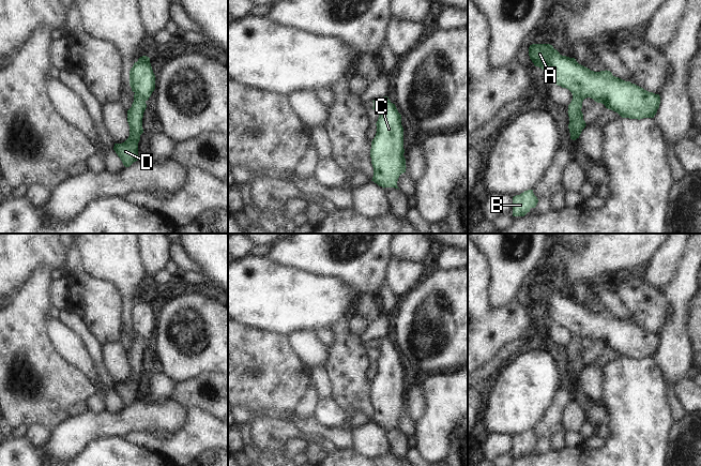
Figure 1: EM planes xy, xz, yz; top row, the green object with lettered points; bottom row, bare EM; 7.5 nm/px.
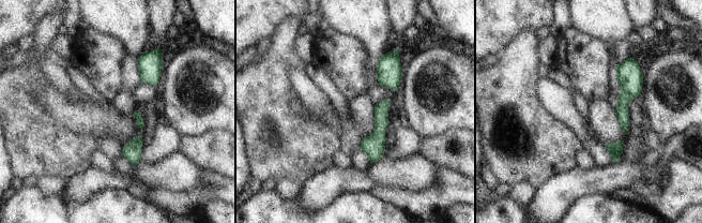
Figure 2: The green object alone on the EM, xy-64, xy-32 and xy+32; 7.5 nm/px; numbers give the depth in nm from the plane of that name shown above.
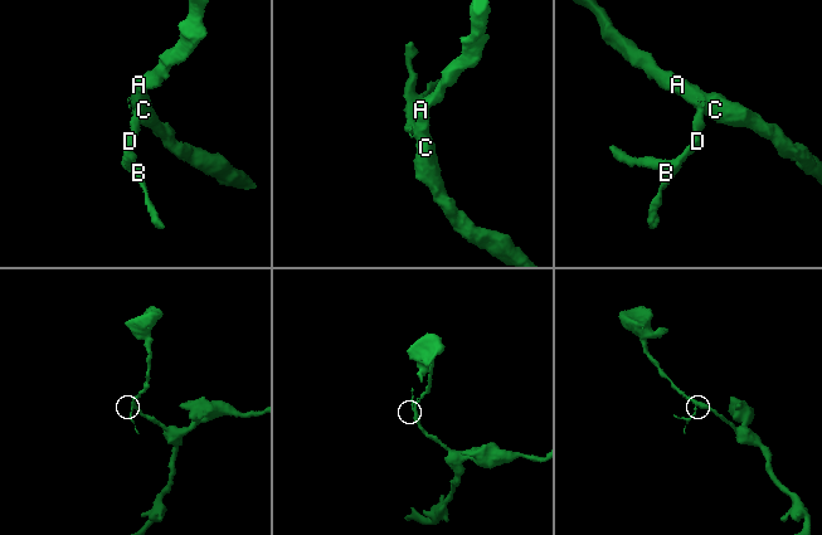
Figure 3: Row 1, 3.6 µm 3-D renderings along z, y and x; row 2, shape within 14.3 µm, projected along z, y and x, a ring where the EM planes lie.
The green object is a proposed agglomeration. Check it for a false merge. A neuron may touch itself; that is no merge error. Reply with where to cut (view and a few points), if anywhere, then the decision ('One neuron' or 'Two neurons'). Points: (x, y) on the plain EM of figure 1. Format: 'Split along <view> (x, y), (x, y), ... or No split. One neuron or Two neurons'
Split along xy (135, 332), (145, 341). Two neurons.

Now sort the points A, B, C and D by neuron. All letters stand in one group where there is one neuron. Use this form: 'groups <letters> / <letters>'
groups A C / B D

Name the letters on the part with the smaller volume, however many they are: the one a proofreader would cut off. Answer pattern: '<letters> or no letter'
B, D

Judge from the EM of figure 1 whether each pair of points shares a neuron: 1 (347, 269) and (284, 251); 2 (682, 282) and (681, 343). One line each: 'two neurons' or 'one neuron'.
1: one neuron
2: one neuron

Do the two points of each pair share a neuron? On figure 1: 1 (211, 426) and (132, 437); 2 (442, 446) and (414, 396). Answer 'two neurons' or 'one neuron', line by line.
1: one neuron
2: two neurons

